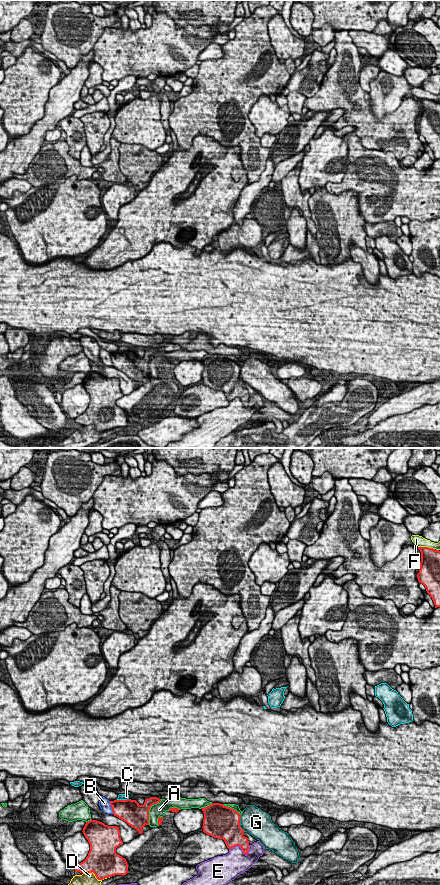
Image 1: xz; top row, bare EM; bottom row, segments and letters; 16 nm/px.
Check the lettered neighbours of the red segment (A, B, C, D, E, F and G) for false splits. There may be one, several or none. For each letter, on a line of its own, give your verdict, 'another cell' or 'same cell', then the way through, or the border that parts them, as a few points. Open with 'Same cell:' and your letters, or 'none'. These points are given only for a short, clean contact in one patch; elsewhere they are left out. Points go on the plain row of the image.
Same cell: none
A: another cell
B: another cell
C: another cell
D: another cell
E: another cell
F: another cell
G: another cell

